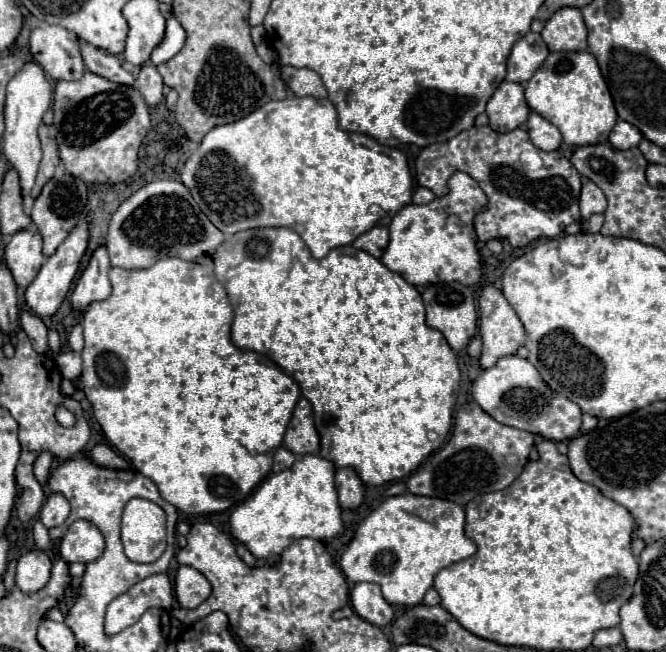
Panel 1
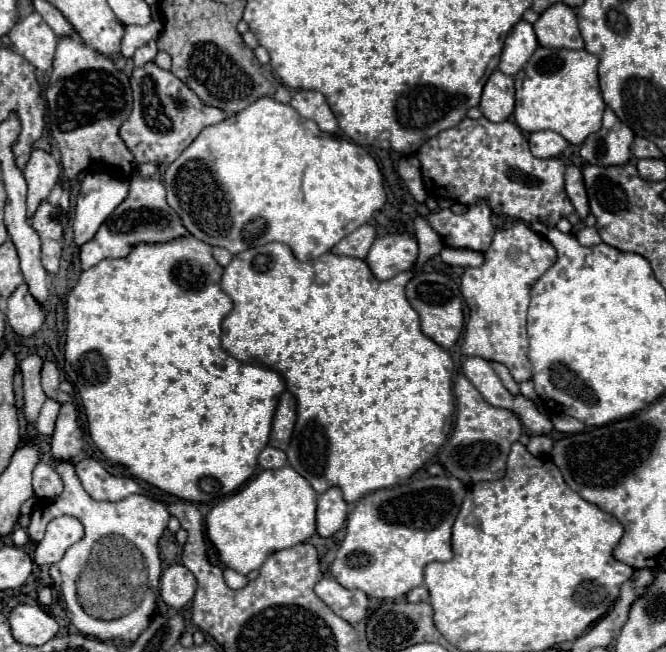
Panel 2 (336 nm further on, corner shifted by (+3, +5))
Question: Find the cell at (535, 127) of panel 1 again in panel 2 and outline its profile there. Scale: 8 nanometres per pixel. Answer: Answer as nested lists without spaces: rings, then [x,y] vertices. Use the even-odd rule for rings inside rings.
[[[539,130],[539,132],[529,134],[529,146],[531,146],[533,156],[537,158],[555,158],[565,150],[567,140],[559,136],[557,132]]]

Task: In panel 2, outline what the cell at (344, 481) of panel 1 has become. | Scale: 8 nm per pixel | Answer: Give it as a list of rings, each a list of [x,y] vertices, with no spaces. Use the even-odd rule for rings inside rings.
[[[331,486],[327,492],[319,494],[317,500],[317,532],[321,536],[333,536],[347,518],[349,504],[343,500],[341,488]]]

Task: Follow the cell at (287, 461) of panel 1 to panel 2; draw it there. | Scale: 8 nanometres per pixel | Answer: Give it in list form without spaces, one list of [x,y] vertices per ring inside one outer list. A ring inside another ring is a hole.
[[[267,446],[261,454],[259,454],[259,468],[267,470],[267,468],[283,468],[287,464],[287,454],[279,448]]]

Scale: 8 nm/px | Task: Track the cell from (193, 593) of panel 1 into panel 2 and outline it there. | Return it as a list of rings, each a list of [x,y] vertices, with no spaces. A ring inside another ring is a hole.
[[[173,564],[161,576],[161,598],[173,608],[183,608],[195,594],[195,576],[183,566]]]

